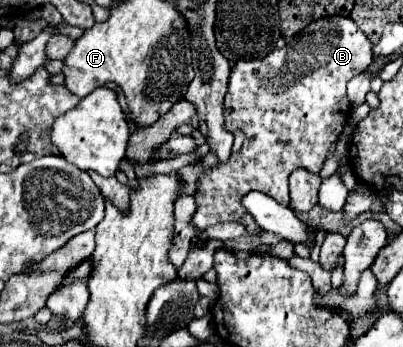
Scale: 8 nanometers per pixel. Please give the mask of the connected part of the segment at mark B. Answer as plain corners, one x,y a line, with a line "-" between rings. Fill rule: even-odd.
344,16
308,24
282,50
274,50
262,60
240,60
230,72
228,94
224,98
224,126
228,130
242,130
244,144
226,162
218,162
198,176
192,226
208,228
234,220
246,226
250,238
258,238
264,230
242,206
242,198
250,190
258,190
288,206
288,176
298,168
312,174
322,170
352,114
346,84
370,64
370,40
354,20

